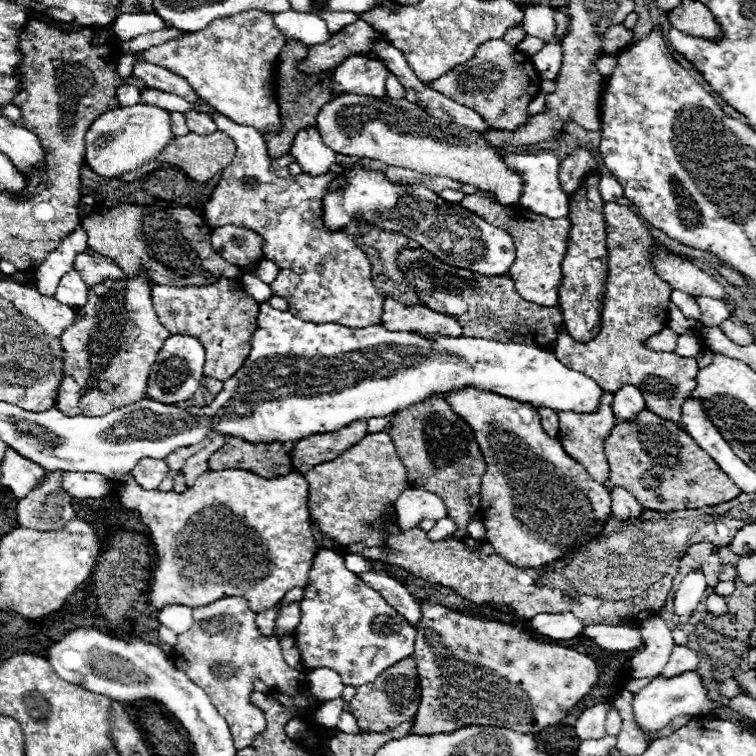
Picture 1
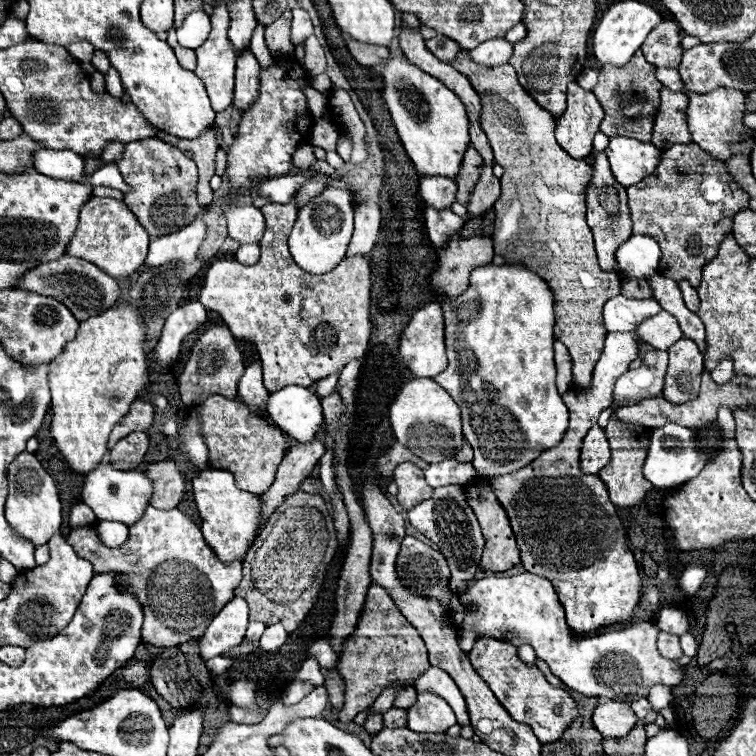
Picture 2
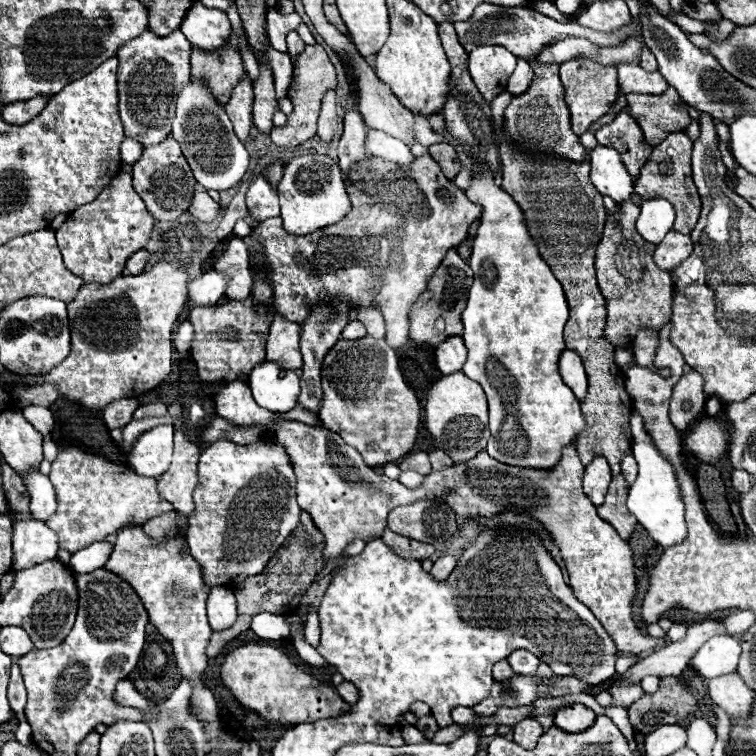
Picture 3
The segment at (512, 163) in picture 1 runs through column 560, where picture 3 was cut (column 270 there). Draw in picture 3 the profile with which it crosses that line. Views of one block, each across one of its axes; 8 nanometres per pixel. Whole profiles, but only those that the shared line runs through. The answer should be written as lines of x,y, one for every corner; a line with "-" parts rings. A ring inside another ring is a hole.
258,176
246,194
248,212
256,222
262,222
266,218
280,216
278,206
278,194
270,188
270,184
264,180
264,176

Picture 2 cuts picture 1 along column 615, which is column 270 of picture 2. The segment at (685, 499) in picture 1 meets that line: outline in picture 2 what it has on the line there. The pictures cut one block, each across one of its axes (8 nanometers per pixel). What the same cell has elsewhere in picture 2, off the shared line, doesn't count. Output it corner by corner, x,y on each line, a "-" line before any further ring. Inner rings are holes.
210,396
200,406
196,406
196,410
202,420
202,434
210,450
210,466
232,472
242,490
264,494
272,486
278,464
286,454
286,448
290,448
292,440
278,428
256,416
250,416
246,406
224,396

